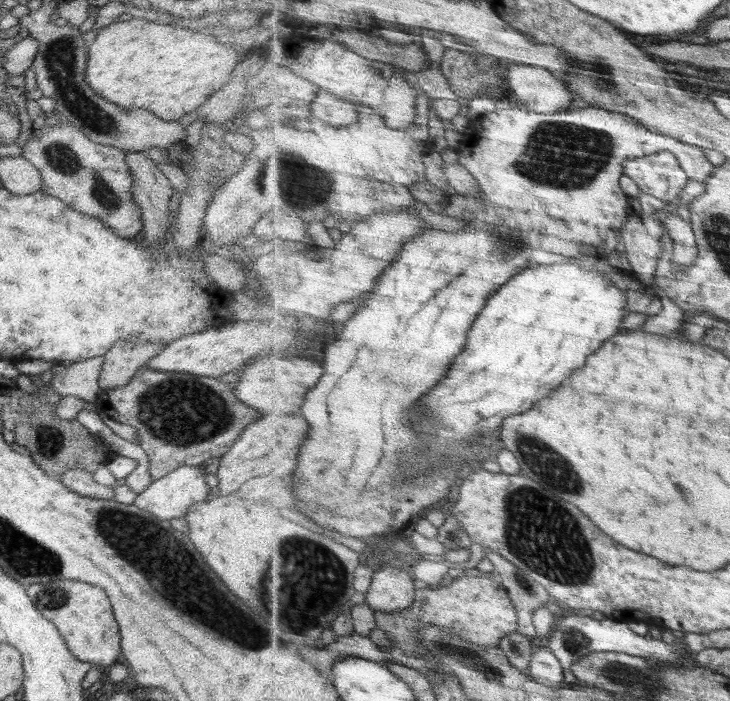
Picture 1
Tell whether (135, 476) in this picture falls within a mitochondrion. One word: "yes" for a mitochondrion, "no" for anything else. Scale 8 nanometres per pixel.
no

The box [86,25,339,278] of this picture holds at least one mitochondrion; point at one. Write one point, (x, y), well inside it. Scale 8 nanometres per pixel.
(307, 187)

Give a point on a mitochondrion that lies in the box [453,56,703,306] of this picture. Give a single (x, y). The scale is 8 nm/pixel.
(562, 154)

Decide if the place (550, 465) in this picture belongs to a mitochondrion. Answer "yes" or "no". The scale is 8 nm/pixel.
yes

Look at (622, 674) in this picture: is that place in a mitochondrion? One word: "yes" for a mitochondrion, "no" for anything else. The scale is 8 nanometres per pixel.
yes

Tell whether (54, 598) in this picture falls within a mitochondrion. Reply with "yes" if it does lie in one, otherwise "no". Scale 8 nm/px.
yes

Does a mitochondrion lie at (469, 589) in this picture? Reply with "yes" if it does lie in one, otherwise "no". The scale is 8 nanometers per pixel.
no

